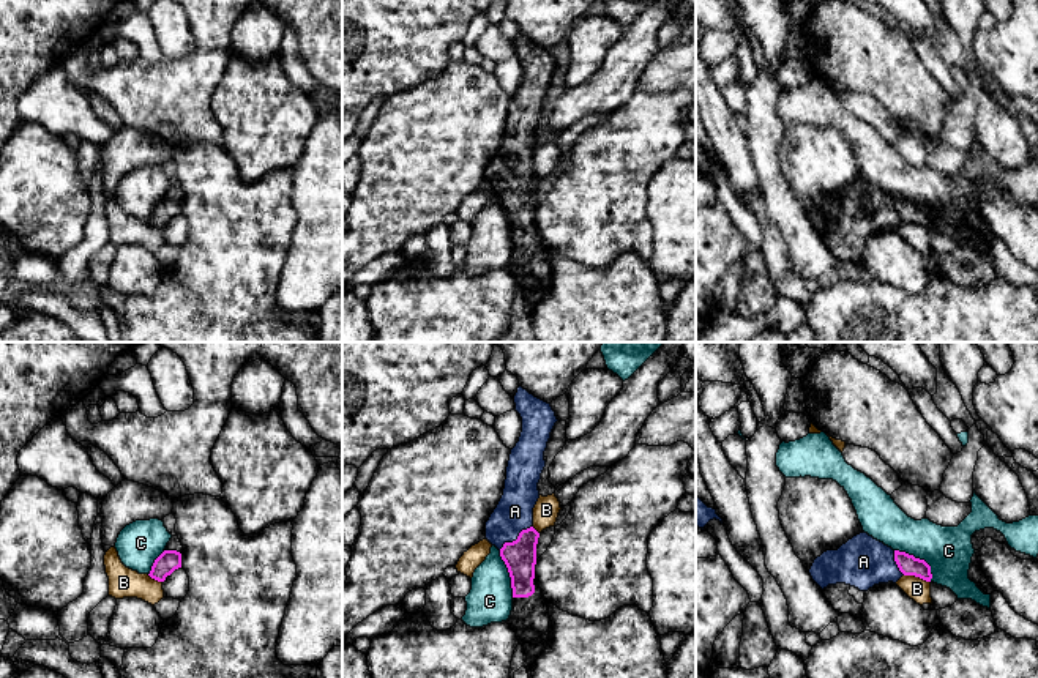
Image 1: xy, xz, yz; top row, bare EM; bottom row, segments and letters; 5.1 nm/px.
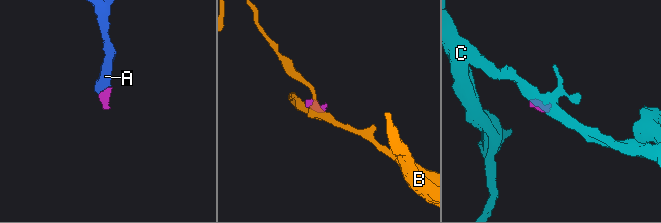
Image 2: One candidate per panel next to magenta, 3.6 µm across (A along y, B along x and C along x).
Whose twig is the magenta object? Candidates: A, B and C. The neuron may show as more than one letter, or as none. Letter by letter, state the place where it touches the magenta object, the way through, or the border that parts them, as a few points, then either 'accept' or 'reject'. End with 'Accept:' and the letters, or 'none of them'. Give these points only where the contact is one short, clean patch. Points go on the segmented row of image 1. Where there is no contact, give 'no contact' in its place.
A: meets magenta in xz at (518, 538); runs through xz (519, 555), (518, 538), (515, 511); accept
B: meets magenta in yz at (917, 576); border along yz (904, 574), (914, 574), (929, 582); reject
C: meets magenta in yz at (918, 558); border along yz (895, 549), (922, 558), (929, 566), (931, 581); reject
Accept: A

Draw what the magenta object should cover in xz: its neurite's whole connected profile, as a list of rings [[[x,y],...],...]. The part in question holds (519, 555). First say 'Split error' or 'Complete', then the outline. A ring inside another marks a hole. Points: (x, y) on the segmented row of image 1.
Split error. [[[522,386],[514,396],[522,418],[519,441],[511,449],[503,495],[486,522],[486,539],[500,550],[513,588],[513,610],[506,623],[521,645],[549,629],[549,610],[535,579],[536,544],[533,508],[540,498],[538,482],[546,467],[544,451],[558,421],[551,404]]]

